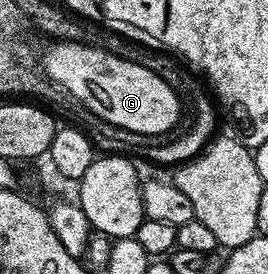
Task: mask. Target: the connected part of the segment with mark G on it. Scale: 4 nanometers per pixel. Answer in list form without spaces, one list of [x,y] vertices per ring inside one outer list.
[[[51,41],[46,55],[40,58],[40,66],[55,87],[63,86],[80,105],[87,115],[99,117],[116,128],[126,129],[133,134],[163,134],[175,126],[182,116],[182,105],[173,88],[155,72],[132,60],[122,59],[112,52],[90,47],[88,44],[70,41]]]

